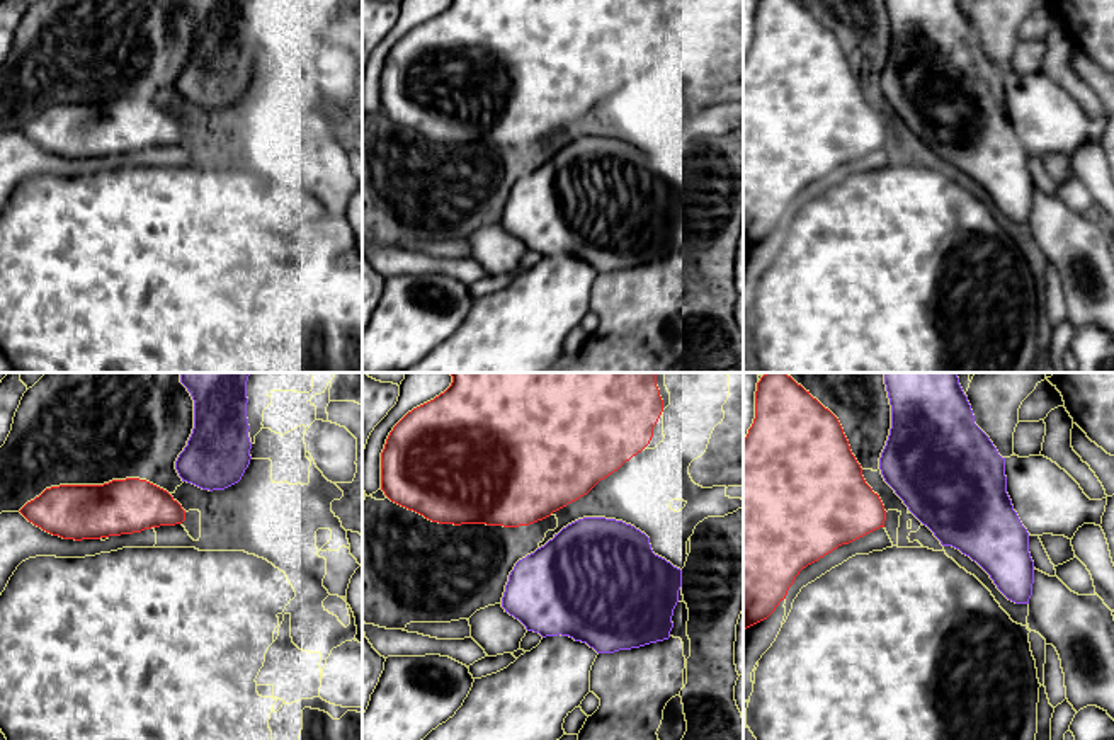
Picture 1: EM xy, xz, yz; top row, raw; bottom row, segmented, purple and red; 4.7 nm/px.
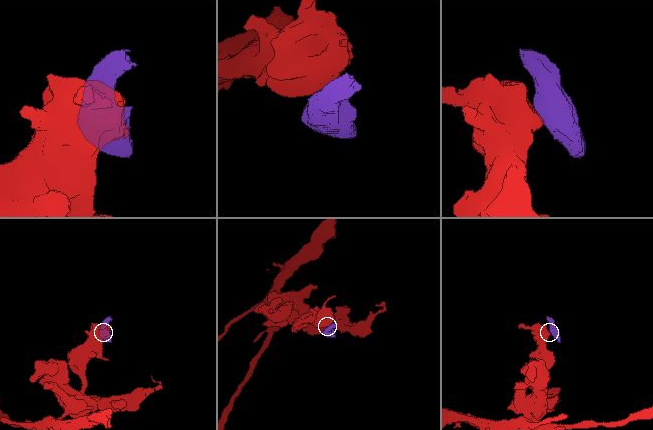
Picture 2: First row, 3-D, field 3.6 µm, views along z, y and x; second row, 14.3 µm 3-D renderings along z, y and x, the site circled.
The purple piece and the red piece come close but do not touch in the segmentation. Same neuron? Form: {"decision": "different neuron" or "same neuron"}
{"decision": "different neuron"}

